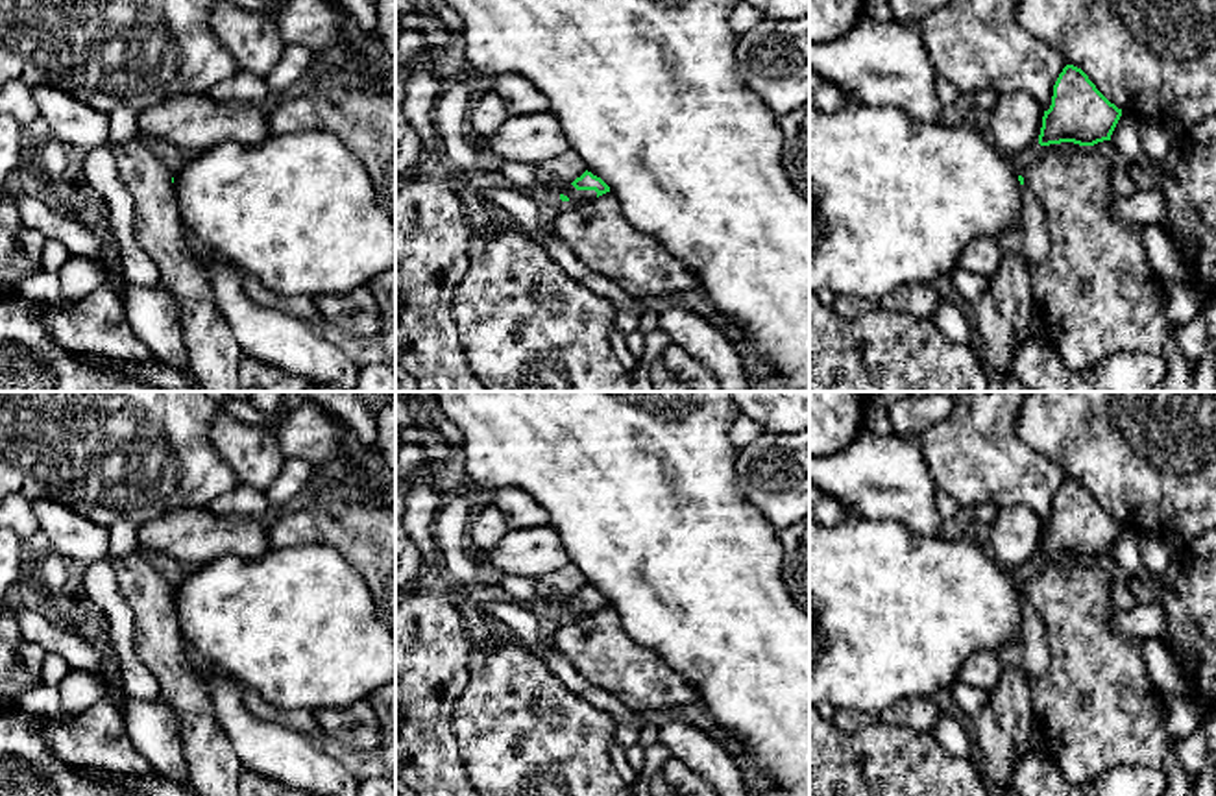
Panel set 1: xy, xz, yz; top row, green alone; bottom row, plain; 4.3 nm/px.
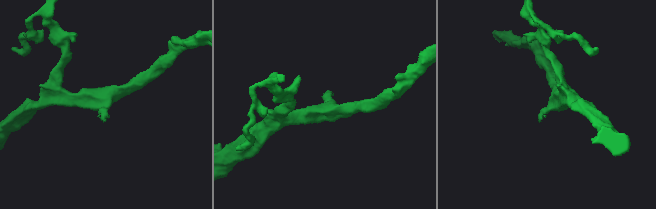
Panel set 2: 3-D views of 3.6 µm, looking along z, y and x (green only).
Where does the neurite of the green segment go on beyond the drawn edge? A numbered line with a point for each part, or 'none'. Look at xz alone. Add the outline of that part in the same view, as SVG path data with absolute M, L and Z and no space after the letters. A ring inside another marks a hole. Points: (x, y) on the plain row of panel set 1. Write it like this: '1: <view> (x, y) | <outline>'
1: xz (575, 610) | M567 598L562 608L569 611L567 617L586 617L597 611L595 604L577 604L573 598Z

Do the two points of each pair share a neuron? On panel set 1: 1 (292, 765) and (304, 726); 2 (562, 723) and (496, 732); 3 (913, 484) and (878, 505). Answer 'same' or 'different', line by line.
1: different
2: same
3: same

